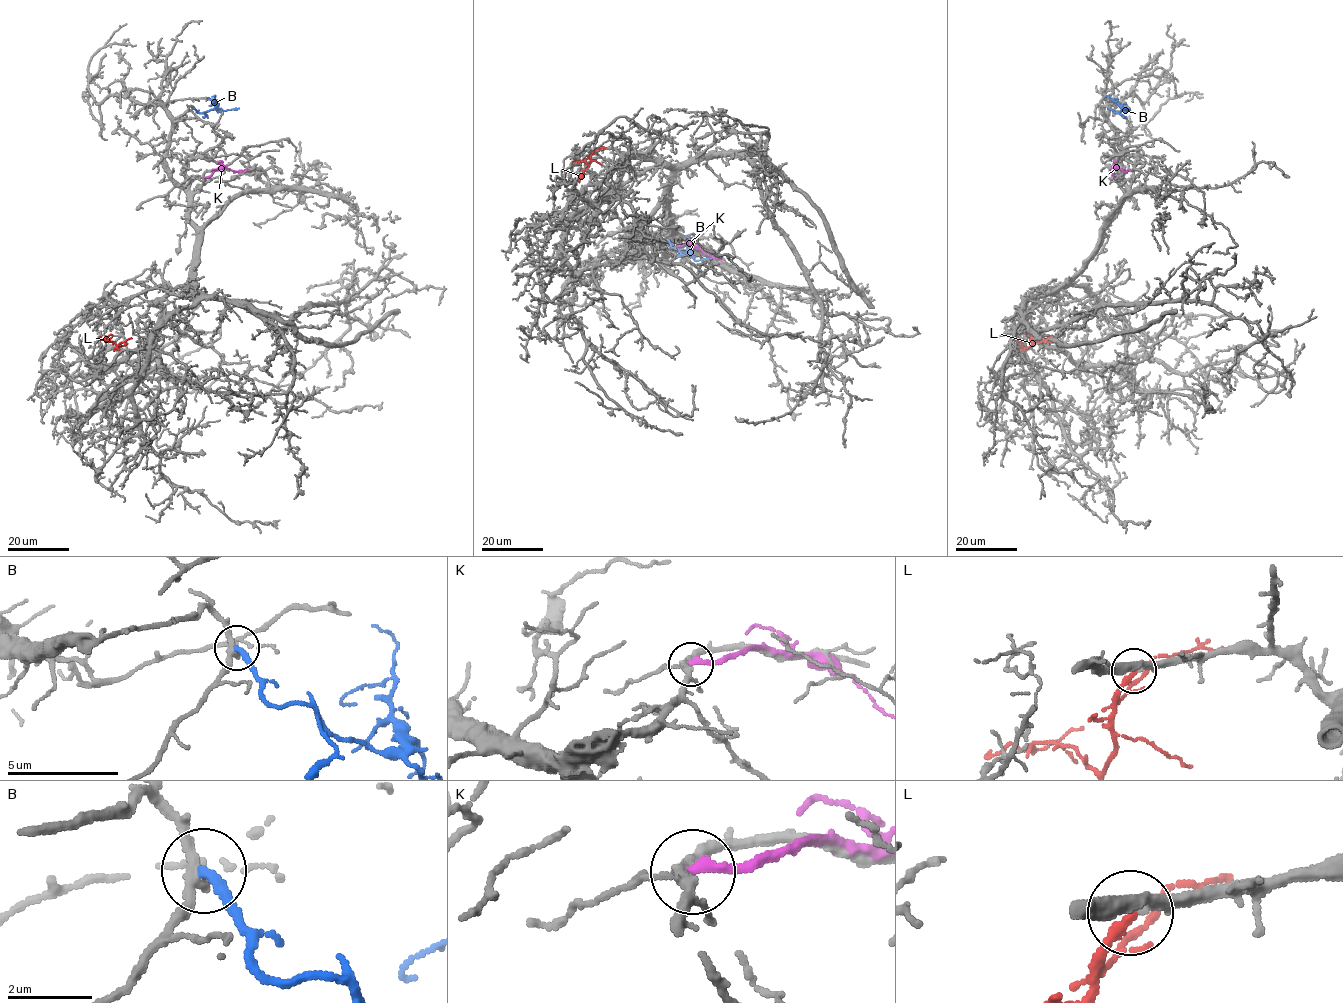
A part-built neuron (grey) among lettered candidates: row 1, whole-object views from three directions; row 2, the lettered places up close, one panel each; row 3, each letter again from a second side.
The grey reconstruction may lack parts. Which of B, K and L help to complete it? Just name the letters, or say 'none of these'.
L

